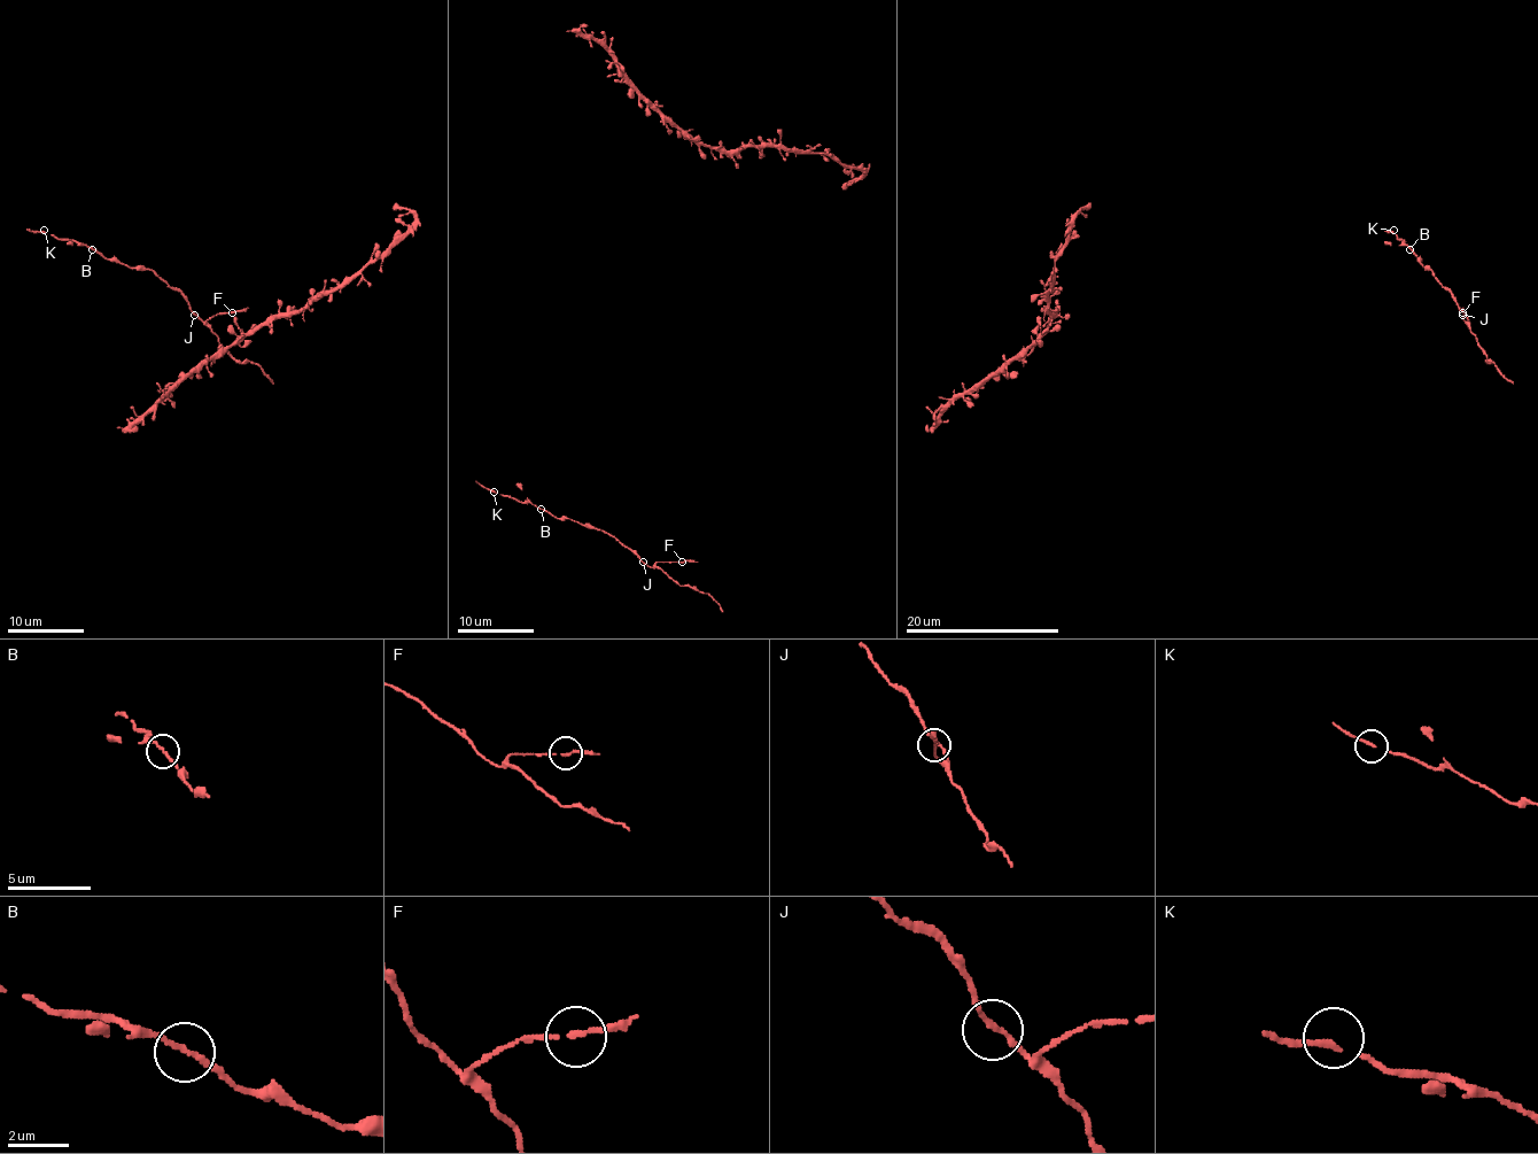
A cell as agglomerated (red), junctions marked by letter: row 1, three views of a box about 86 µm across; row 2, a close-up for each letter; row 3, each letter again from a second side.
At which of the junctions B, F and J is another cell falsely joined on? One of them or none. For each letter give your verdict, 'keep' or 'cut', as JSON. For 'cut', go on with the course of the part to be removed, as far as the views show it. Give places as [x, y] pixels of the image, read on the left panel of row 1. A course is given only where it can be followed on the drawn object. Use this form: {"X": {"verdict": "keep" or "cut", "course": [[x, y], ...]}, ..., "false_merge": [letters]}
{"B": {"verdict": "keep"}, "F": {"verdict": "keep"}, "J": {"verdict": "keep"}, "false_merge": []}

